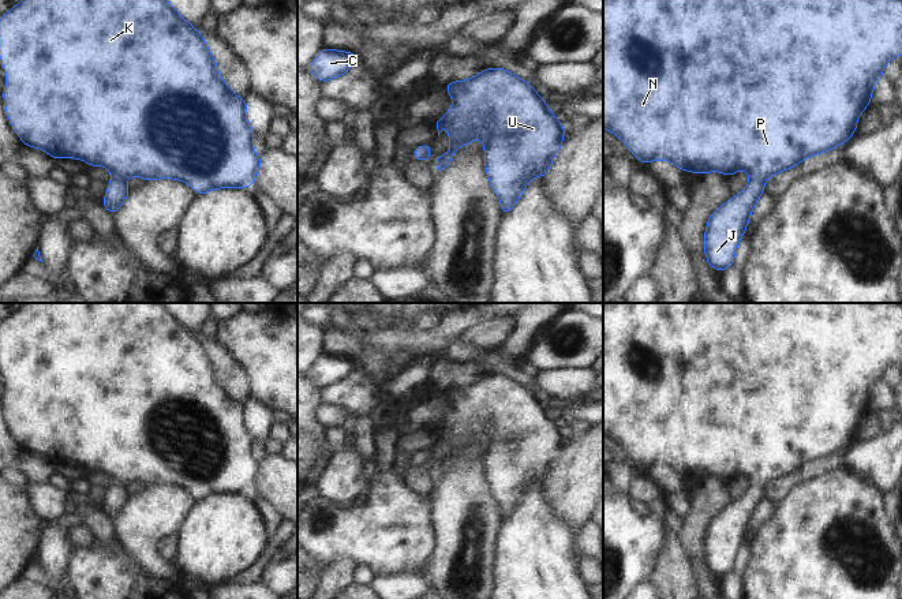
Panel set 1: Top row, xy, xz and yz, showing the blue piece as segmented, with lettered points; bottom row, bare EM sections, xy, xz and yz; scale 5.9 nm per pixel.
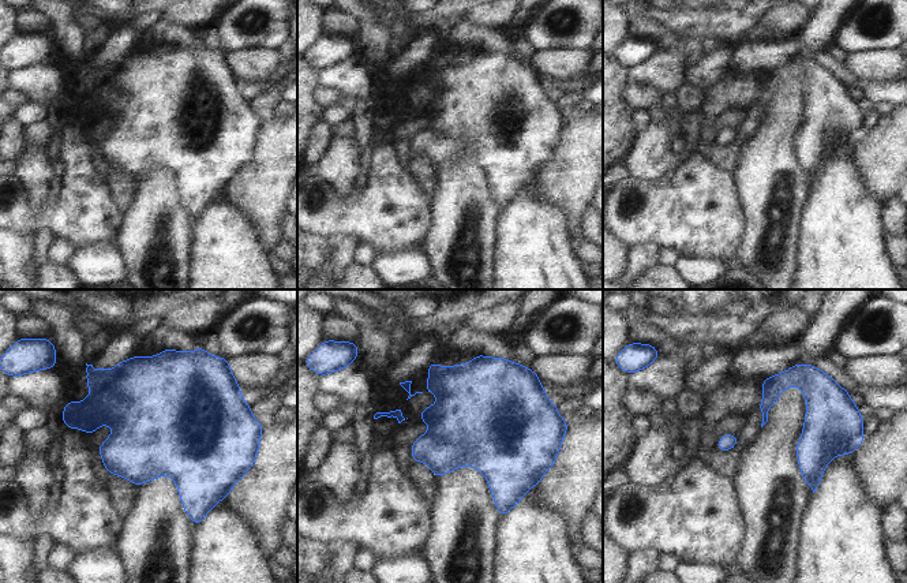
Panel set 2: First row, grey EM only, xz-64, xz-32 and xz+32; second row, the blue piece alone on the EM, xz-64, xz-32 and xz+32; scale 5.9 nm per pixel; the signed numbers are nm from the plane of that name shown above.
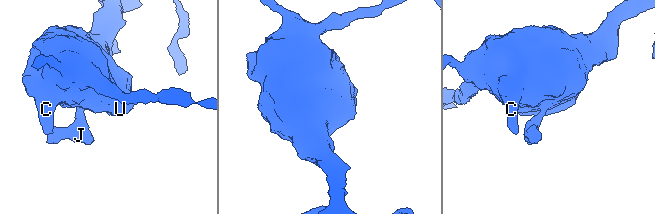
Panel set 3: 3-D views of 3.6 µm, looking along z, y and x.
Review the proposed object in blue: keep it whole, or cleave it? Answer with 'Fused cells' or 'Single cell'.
Single cell

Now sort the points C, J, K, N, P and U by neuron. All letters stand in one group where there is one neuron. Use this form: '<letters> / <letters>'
C J K N P U

